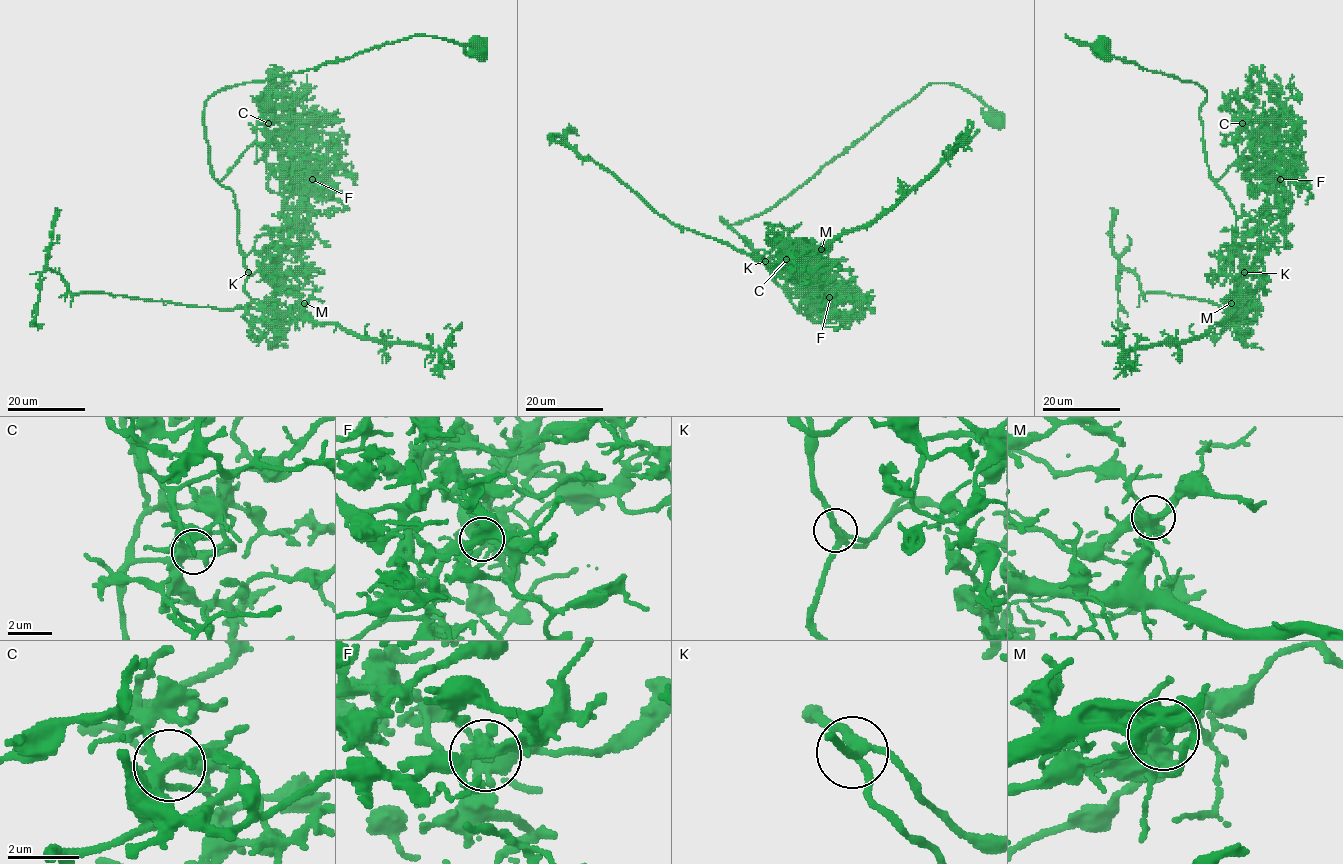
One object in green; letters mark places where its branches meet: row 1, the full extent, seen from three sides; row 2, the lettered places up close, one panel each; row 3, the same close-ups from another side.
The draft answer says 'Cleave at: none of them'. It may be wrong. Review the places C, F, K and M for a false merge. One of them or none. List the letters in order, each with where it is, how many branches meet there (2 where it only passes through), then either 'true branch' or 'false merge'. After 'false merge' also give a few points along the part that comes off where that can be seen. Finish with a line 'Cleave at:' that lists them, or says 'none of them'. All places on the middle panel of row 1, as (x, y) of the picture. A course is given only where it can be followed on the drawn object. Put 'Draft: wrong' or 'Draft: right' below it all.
C: (786, 259) | 4 | true branch
F: (829, 297) | 4 | true branch
K: (765, 261) | 4 | true branch
M: (821, 249) | 5 | false merge | (822, 249), (808, 248), (777, 265), (760, 263), (720, 241), (679, 228), (558, 135), (552, 138), (561, 144)
Cleave at: M
Draft: wrong

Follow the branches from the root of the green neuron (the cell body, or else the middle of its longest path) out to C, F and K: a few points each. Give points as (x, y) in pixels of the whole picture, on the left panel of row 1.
C: (478, 47), (413, 35), (223, 87), (204, 109), (212, 176), (253, 144), (256, 163), (268, 123)
F: (478, 47), (413, 35), (208, 98), (205, 139), (215, 178), (258, 144), (268, 165), (296, 164), (312, 179)
K: (478, 47), (413, 35), (214, 92), (204, 109), (205, 139), (212, 176), (235, 197), (248, 272)

